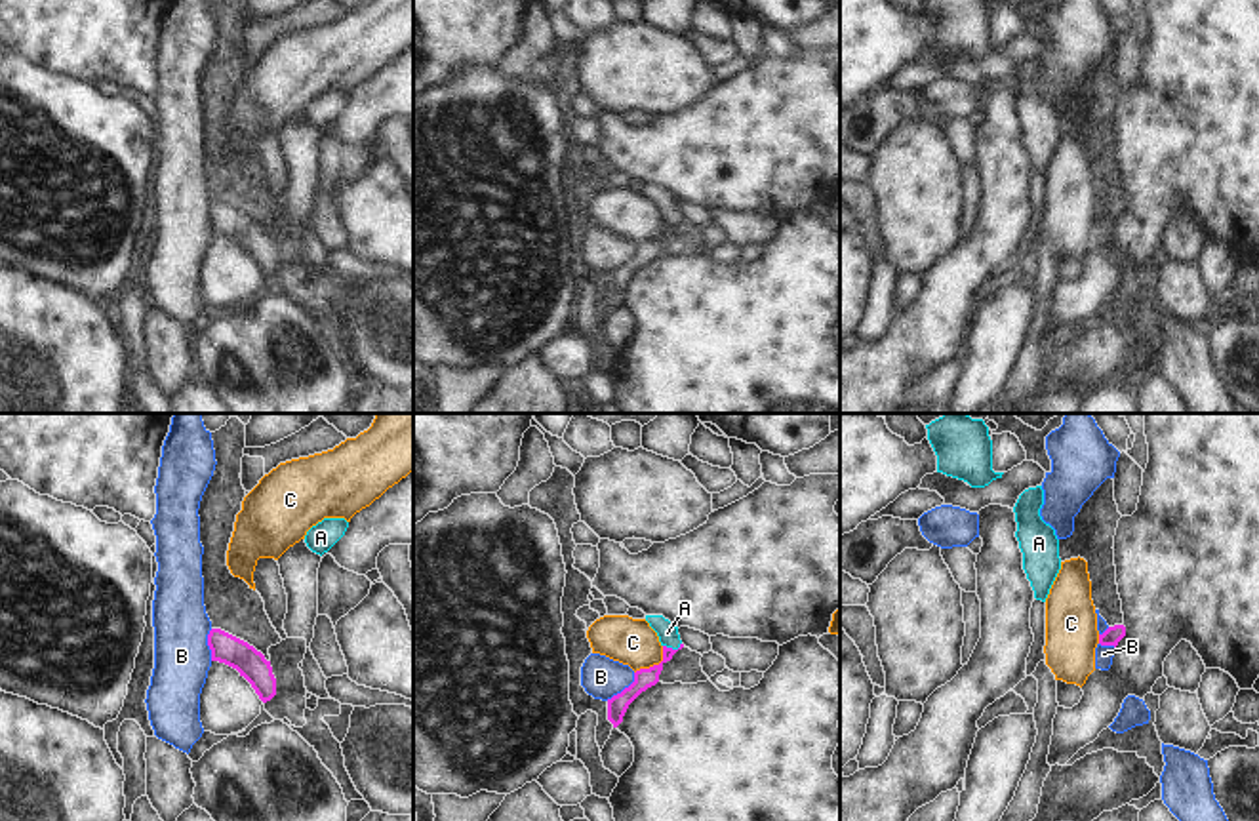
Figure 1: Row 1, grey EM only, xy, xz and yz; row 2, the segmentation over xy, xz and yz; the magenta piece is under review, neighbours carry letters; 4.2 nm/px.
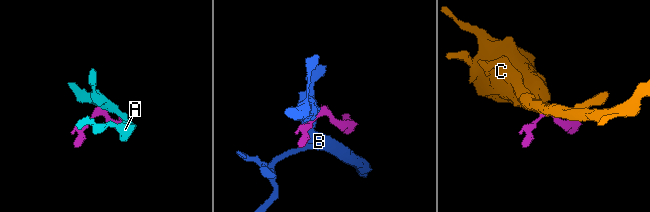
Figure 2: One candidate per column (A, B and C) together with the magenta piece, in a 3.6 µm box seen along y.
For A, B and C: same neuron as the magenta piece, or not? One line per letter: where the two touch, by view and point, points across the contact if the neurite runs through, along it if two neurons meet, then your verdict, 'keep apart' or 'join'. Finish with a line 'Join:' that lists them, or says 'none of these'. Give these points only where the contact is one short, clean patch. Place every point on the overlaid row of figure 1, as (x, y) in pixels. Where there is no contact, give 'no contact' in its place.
A: contact xz (671, 648); way xz (644, 679), (665, 660), (671, 648), (667, 633); join
B: contact xz (625, 688); border xz (635, 673), (627, 686), (606, 700); keep apart
C: contact xz (654, 665); border xz (663, 646), (663, 658), (658, 663), (640, 667), (635, 673); keep apart
Join: A

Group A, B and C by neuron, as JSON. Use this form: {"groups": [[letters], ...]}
{"groups": [["A"], ["B"], ["C"]]}

